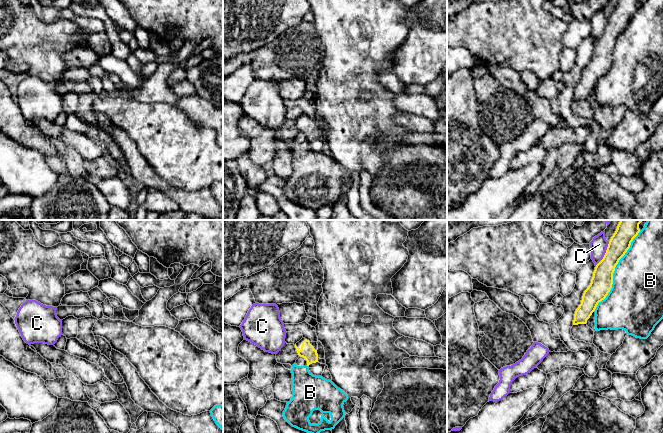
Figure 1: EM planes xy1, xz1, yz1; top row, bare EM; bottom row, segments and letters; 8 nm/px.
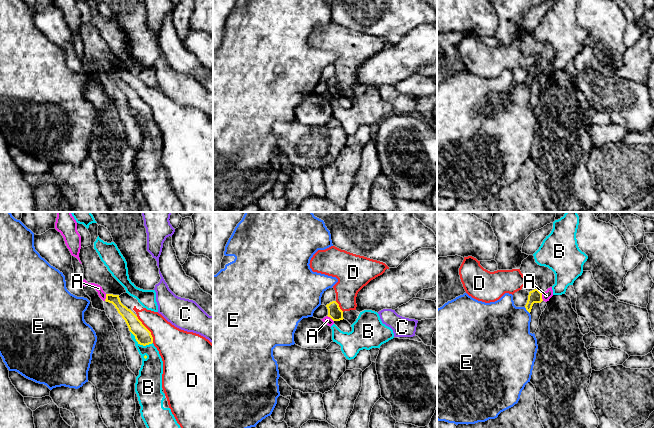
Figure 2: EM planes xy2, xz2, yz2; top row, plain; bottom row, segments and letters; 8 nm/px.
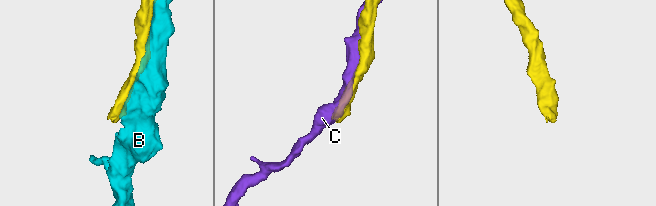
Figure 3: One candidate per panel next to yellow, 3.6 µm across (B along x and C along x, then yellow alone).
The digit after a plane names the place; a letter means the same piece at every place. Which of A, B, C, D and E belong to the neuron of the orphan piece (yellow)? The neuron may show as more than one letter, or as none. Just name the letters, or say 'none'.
none

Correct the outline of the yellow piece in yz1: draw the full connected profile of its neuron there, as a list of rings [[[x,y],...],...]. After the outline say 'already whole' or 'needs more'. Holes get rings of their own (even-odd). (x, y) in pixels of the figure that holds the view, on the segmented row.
[[[620,220],[603,259],[595,267],[590,285],[583,293],[581,304],[574,314],[573,325],[586,324],[598,303],[604,300],[610,292],[615,267],[640,232],[639,224],[642,221]]]; already whole

